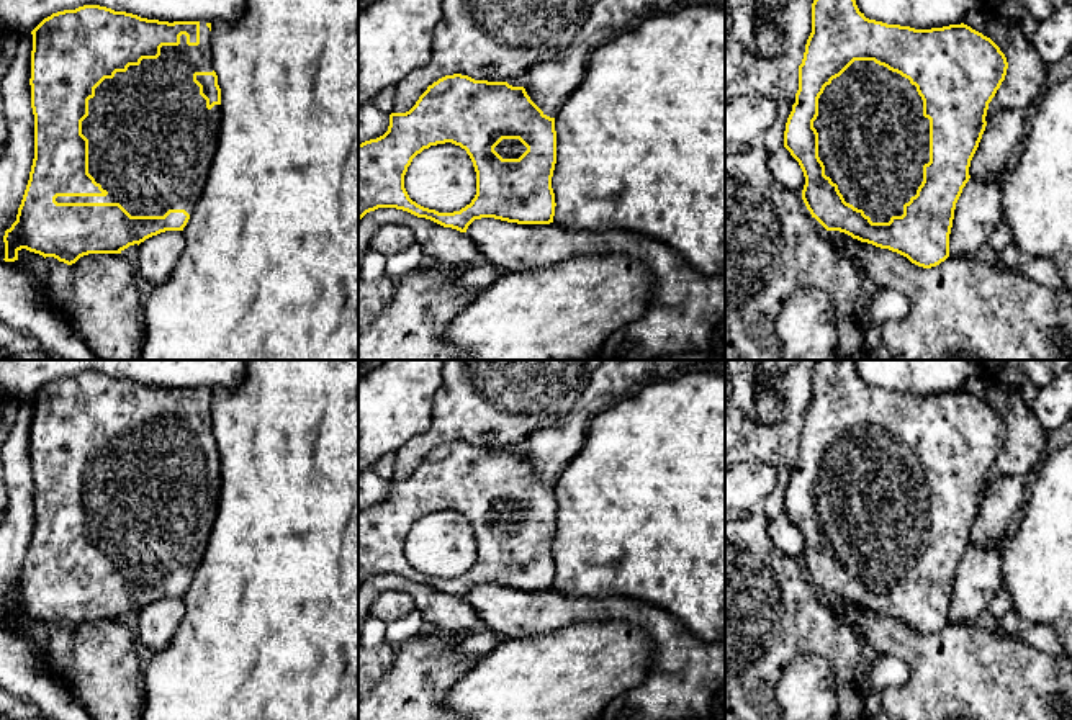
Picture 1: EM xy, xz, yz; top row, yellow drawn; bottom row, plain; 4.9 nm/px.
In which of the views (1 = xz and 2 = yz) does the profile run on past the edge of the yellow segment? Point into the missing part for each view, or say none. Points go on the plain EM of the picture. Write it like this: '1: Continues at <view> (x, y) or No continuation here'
1: Continues at xz (508, 514)
2: Continues at yz (873, 504)

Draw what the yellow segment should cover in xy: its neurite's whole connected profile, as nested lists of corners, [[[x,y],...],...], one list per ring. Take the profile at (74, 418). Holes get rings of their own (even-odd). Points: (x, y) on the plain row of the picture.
[[[100,371],[44,385],[33,398],[34,525],[16,587],[5,597],[5,628],[26,615],[67,632],[88,620],[121,620],[165,597],[183,597],[208,547],[221,493],[211,389],[159,388]]]

